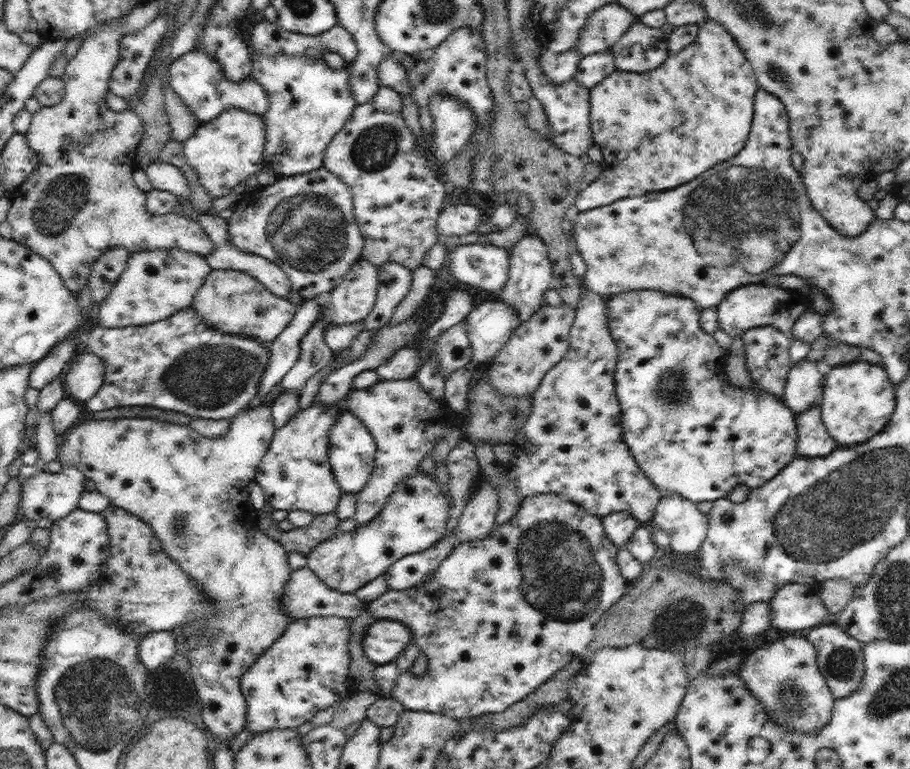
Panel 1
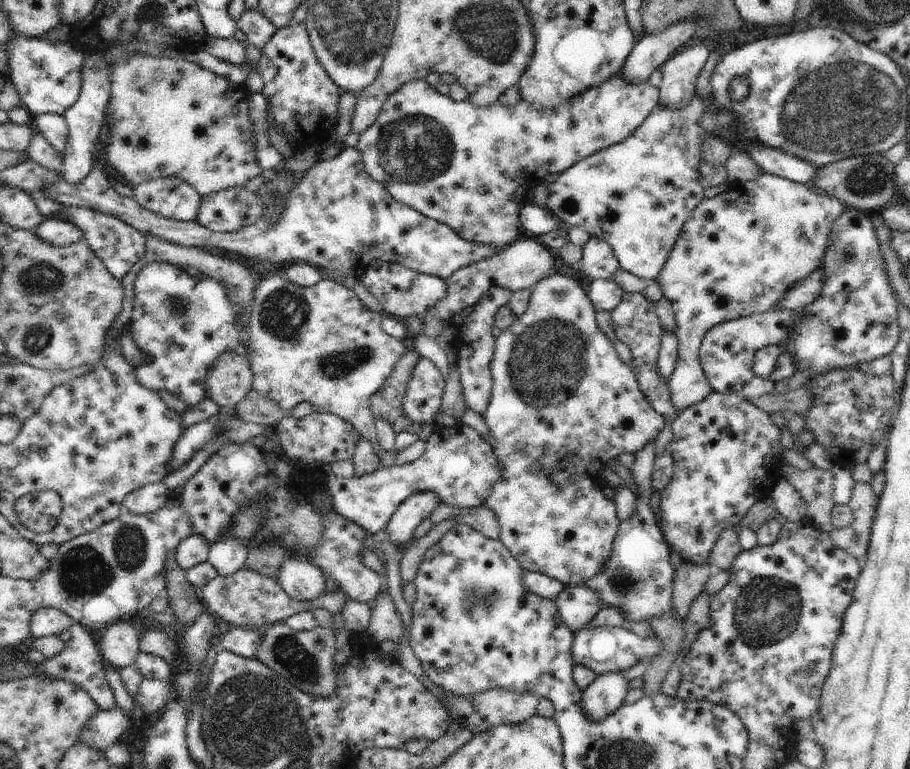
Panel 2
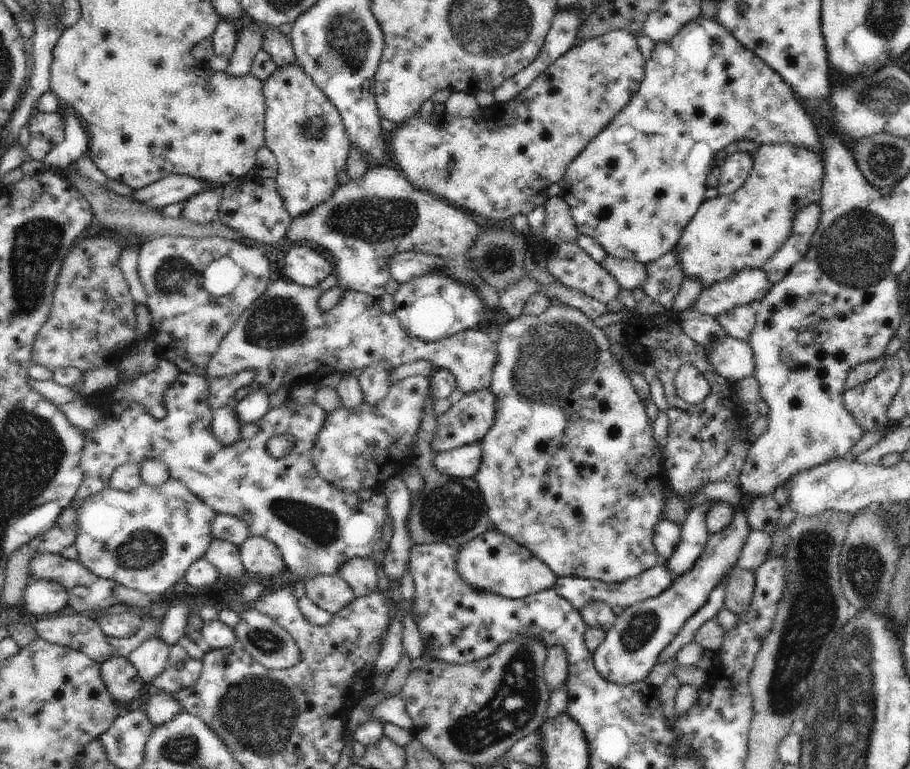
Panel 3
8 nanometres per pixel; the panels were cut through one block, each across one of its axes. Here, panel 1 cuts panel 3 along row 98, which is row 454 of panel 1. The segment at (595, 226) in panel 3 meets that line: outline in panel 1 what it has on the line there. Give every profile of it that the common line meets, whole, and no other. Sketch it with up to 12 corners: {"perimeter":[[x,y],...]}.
{"perimeter":[[607,300],[630,454],[698,504],[797,454],[783,399],[740,389],[702,308]]}

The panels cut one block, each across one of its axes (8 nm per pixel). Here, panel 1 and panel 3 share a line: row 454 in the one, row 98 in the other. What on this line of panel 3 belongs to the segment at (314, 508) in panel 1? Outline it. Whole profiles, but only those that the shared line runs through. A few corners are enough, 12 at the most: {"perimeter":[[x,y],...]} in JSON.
{"perimeter":[[296,63],[263,82],[264,145],[292,218],[328,200],[351,147]]}

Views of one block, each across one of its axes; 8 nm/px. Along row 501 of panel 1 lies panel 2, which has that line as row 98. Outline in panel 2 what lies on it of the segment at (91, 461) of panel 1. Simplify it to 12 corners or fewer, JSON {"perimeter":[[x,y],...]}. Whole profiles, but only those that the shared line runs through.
{"perimeter":[[184,58],[112,64],[106,160],[200,196],[263,173],[251,95]]}

